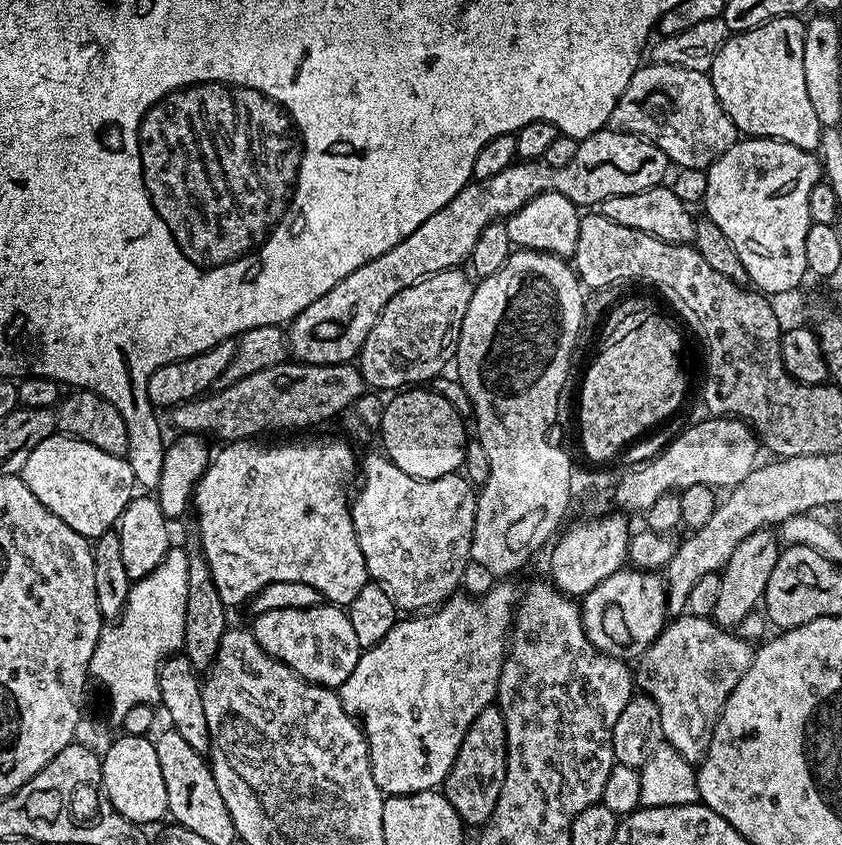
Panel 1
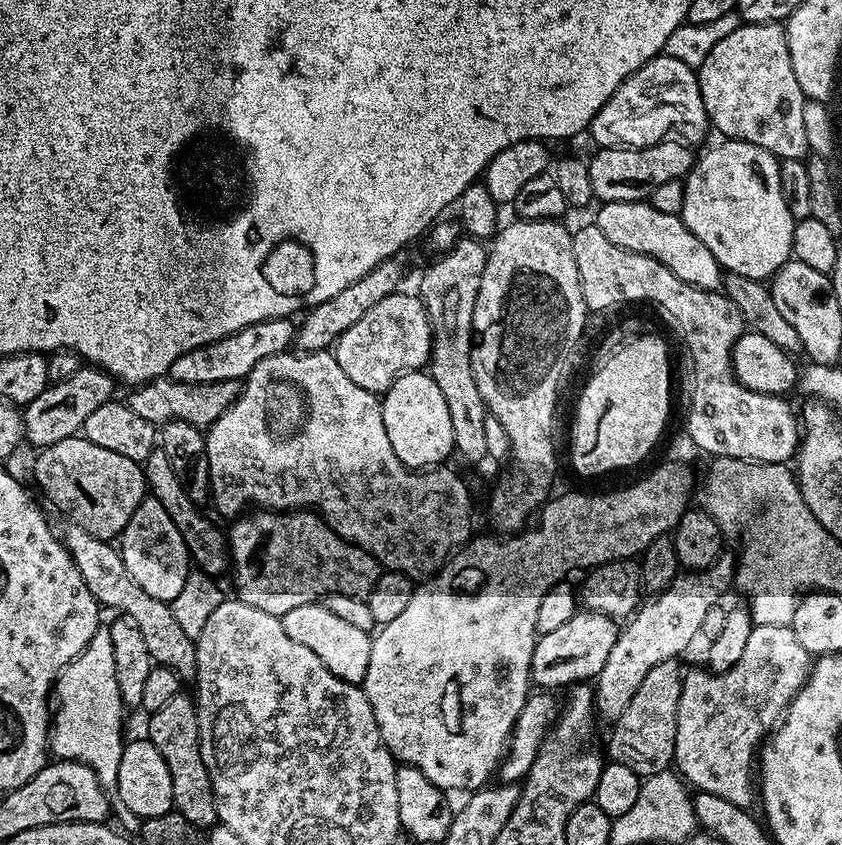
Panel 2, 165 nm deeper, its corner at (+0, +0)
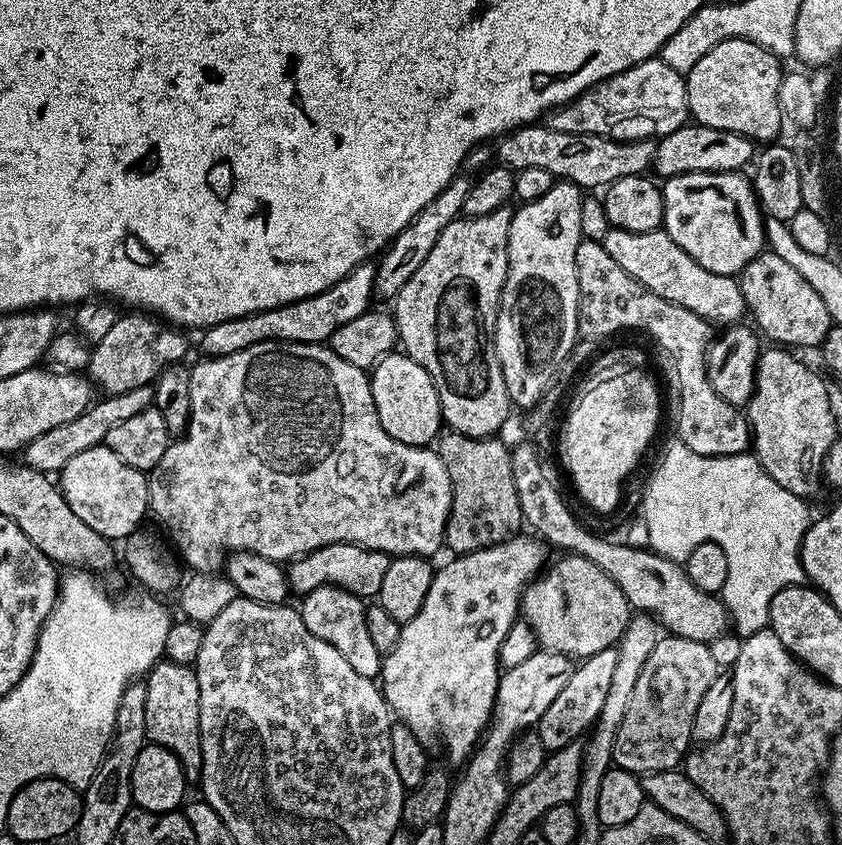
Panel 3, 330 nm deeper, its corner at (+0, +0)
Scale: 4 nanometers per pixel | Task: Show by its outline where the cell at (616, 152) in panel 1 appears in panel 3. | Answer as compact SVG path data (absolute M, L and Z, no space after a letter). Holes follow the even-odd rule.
M689 122L684 127L659 137L654 172L660 178L691 172L738 172L747 169L753 160L754 142L749 136L743 136L734 130L718 130L714 126Z

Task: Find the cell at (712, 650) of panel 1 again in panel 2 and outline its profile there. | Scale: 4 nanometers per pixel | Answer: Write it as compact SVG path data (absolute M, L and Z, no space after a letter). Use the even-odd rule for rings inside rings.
M758 624L753 627L750 638L746 641L746 651L743 652L742 658L738 658L738 662L734 662L734 666L730 670L715 673L711 670L705 670L703 667L701 668L696 668L693 672L690 672L690 670L684 672L682 698L678 698L678 722L676 723L676 733L674 734L675 771L696 792L718 794L718 798L726 798L726 802L734 802L734 806L751 809L758 796L757 789L754 787L754 769L758 764L758 749L765 737L784 719L784 713L787 712L790 702L798 694L800 687L808 681L810 653L804 649L802 642L798 642L798 638L791 626L762 626Z

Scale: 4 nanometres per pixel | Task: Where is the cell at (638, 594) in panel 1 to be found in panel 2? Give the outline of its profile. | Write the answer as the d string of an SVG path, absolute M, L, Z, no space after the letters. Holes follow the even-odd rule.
M578 610L570 622L537 639L532 655L531 683L540 690L562 690L577 682L591 681L602 670L620 629L621 625L611 616Z

